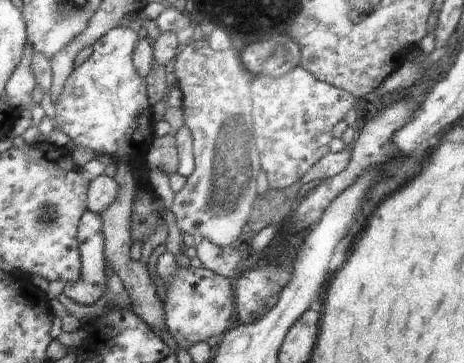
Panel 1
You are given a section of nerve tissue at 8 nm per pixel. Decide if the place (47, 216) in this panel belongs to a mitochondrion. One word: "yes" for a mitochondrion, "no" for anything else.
yes

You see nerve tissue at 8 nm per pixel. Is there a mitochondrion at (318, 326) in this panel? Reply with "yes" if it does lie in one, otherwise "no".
no

